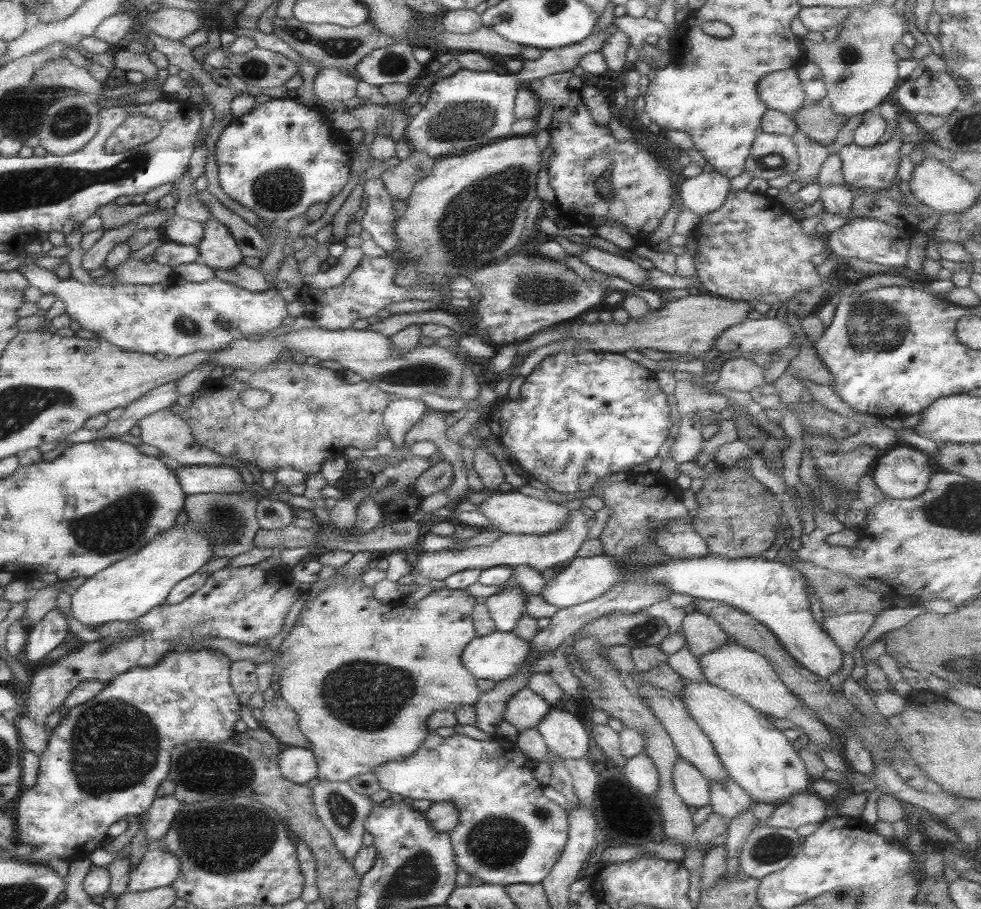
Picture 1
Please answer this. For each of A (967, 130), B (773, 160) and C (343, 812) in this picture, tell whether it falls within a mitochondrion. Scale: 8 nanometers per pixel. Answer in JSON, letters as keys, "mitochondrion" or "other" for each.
{"A":"mitochondrion","B":"mitochondrion","C":"mitochondrion"}

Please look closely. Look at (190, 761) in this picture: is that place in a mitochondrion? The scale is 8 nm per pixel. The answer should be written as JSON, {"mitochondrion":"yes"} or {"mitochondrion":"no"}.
{"mitochondrion":"yes"}

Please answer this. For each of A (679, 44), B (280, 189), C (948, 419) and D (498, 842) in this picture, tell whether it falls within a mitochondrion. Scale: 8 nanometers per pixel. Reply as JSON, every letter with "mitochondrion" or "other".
{"A":"other","B":"mitochondrion","C":"other","D":"mitochondrion"}

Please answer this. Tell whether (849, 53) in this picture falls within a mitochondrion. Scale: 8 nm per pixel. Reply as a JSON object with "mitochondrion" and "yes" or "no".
{"mitochondrion":"yes"}

